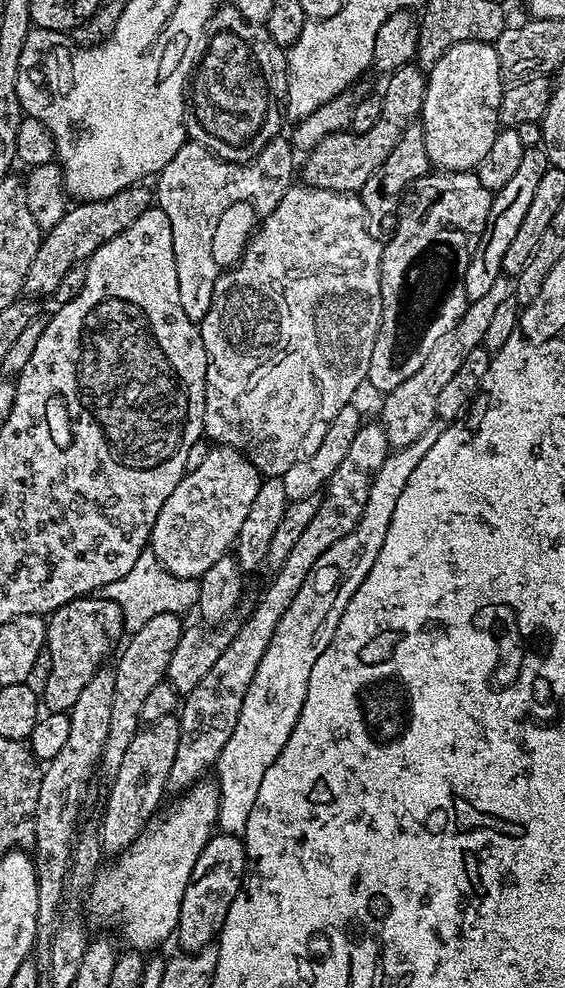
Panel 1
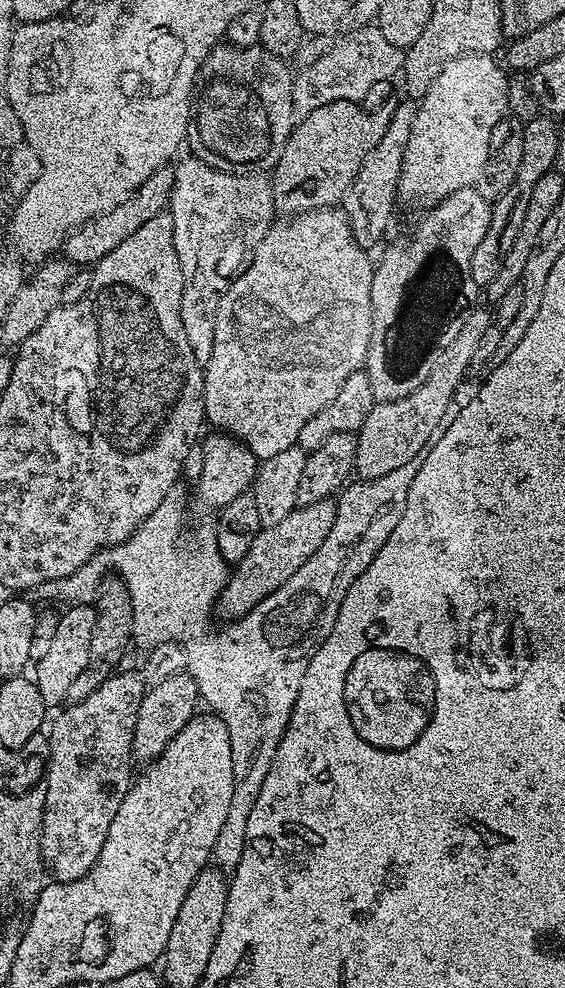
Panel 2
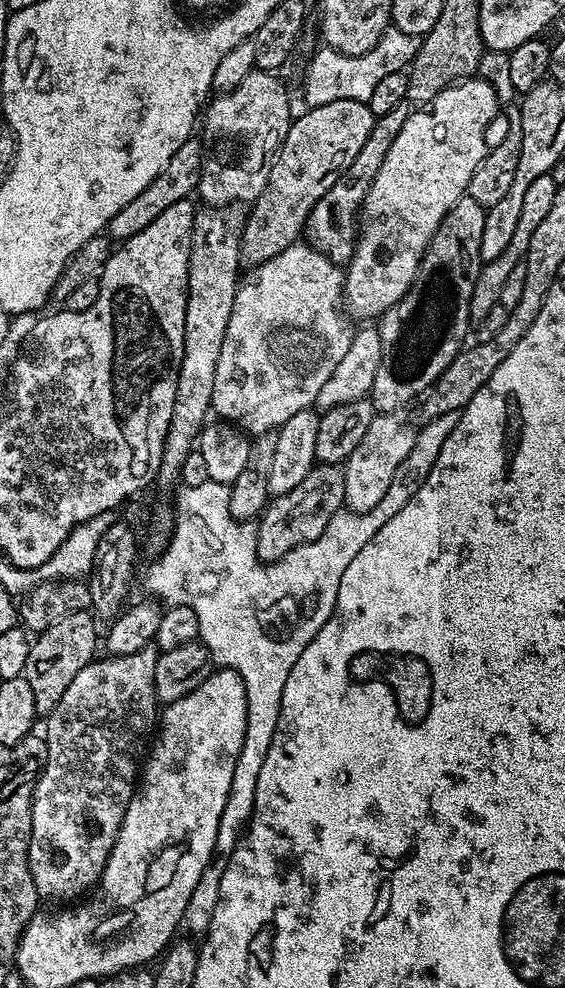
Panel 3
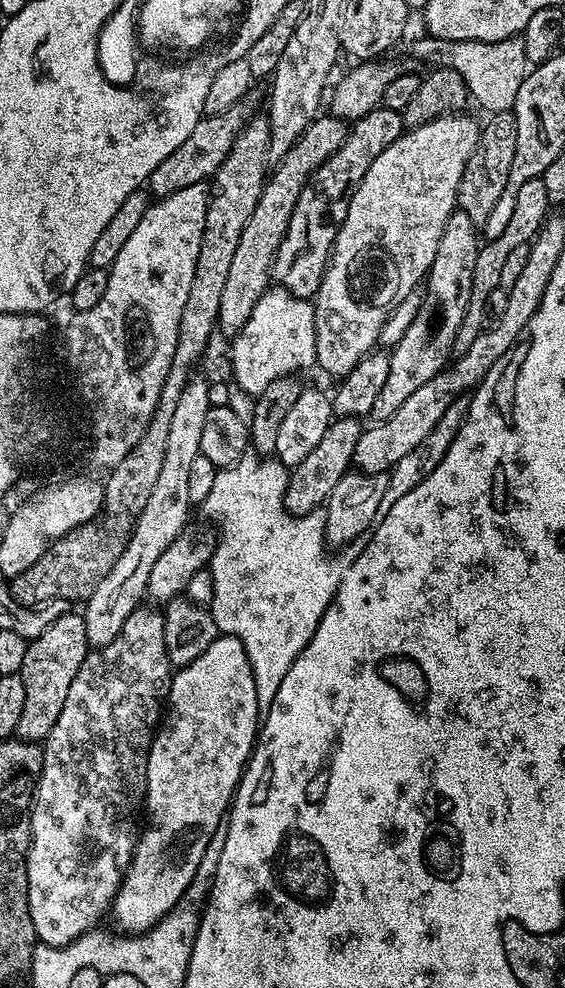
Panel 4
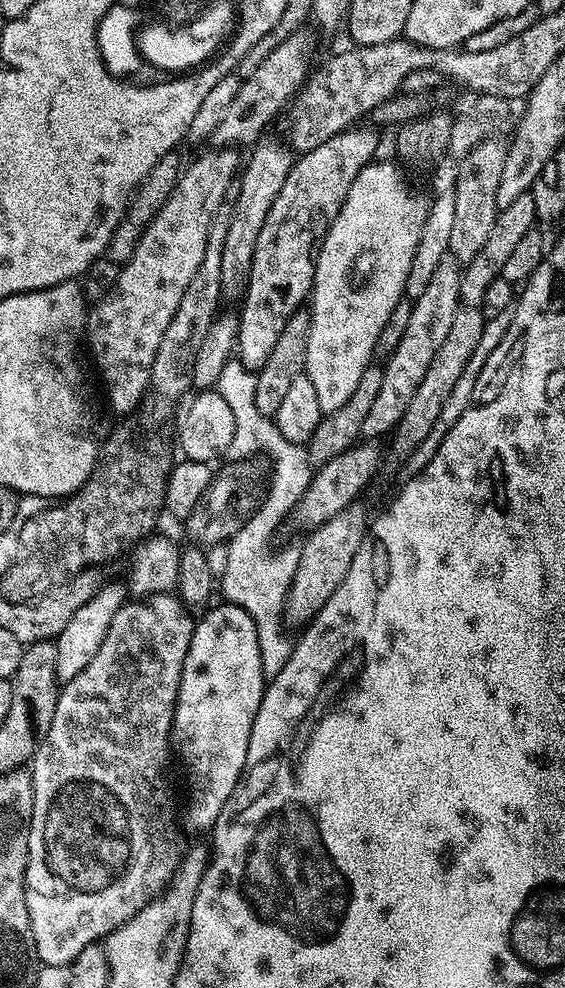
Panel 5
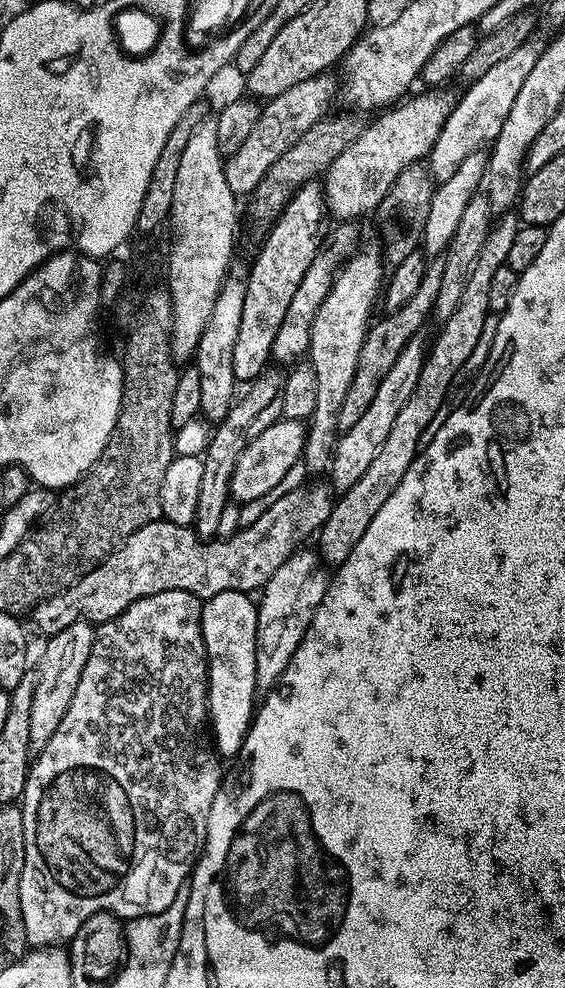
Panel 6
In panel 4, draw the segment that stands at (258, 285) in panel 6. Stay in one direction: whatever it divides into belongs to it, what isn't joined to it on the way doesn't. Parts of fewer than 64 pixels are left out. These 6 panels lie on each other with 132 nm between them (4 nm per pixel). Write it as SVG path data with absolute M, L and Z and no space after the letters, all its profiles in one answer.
M383 106L373 108L349 127L342 146L334 155L328 156L322 166L318 166L302 194L298 194L298 202L294 202L294 214L290 214L282 246L278 246L272 263L271 279L279 287L295 296L315 297L354 190L362 182L366 170L370 170L370 162L374 162L374 158L378 158L378 154L382 154L382 150L386 150L386 146L394 143L405 131L403 115Z

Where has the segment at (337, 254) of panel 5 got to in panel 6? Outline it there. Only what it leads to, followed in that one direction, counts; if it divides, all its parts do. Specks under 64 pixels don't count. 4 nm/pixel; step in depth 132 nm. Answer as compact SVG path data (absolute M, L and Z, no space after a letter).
M357 251L336 273L330 294L326 294L326 302L318 306L306 353L314 366L314 374L318 374L318 398L314 401L314 414L306 428L302 457L303 467L312 472L327 473L332 463L332 450L338 439L338 414L342 402L346 402L346 390L350 390L350 382L354 382L358 354L373 319L372 307L375 304L377 307L381 299L385 276L385 265L377 253L375 256L372 252Z

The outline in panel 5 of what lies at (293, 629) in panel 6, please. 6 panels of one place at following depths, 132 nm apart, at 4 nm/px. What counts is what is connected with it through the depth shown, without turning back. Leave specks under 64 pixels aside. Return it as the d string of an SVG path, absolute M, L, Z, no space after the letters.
M363 503L352 504L346 510L334 514L326 522L311 529L307 533L308 541L299 545L300 557L294 572L292 585L288 589L286 612L296 620L311 621L322 606L338 590L342 578L346 578L346 570L350 570L350 562L354 562L354 554L362 546L370 523L370 516L364 513Z

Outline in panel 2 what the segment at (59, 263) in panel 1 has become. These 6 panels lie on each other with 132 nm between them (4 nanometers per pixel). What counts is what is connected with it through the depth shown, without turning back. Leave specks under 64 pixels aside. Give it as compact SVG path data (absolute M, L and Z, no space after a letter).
M168 166L154 170L154 174L150 174L150 178L146 178L146 182L142 182L142 186L138 186L138 190L134 190L134 194L126 198L126 202L114 206L114 210L106 214L90 218L81 228L74 229L64 239L63 259L69 260L74 266L95 266L99 260L106 258L106 254L110 254L110 250L122 246L122 242L126 242L130 234L136 233L141 226L146 226L146 222L150 222L150 218L154 218L169 207L174 186L172 171L173 169Z

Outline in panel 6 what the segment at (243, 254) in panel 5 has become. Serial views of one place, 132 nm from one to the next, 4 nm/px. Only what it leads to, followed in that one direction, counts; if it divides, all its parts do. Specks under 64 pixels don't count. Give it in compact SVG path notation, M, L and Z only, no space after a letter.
M236 270L229 271L224 278L223 286L218 290L218 298L214 298L214 308L210 310L210 318L206 318L202 338L196 347L194 366L202 378L200 411L212 422L219 422L226 418L226 414L234 403L234 397L237 395L234 342L238 342L238 329L242 326L242 305L246 302L247 285L247 279L241 273L239 276Z

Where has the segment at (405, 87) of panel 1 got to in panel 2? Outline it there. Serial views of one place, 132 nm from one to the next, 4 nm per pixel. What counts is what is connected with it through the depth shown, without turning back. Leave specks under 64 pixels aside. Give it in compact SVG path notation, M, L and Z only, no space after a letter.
M334 101L319 106L299 121L270 173L277 213L311 212L313 208L339 205L348 187L356 181L366 154L370 154L382 134L386 134L395 109L396 104L392 102L369 110L354 101Z

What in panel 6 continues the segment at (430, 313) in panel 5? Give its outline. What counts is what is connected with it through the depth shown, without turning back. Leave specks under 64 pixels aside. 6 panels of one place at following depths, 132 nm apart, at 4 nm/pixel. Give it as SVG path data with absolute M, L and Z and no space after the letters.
M416 335L406 346L402 346L402 354L398 354L398 359L394 361L394 366L390 366L386 378L382 378L382 386L378 386L378 394L374 394L374 402L366 406L366 414L350 426L350 430L340 432L336 446L332 450L332 463L330 465L330 484L337 493L350 490L362 474L366 474L370 462L374 462L374 454L382 450L382 442L386 442L386 434L394 427L394 421L398 419L398 410L406 406L410 399L410 394L414 394L414 386L418 386L418 374L422 374L424 357L427 356L429 345L424 344L423 335Z

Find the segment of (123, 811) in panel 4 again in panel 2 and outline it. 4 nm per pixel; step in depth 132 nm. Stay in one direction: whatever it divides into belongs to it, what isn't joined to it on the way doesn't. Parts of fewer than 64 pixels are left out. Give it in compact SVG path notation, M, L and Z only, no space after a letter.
M120 672L109 680L108 677L101 679L100 685L90 694L86 694L86 698L69 703L59 713L61 716L57 718L52 732L50 731L48 789L40 831L40 849L45 865L51 871L52 868L56 871L57 881L82 878L94 866L98 854L102 854L106 830L110 830L110 822L114 822L114 814L118 814L118 806L122 806L122 798L128 793L134 779L134 722L138 722L138 706L145 691L146 685L137 673L135 676L132 672Z

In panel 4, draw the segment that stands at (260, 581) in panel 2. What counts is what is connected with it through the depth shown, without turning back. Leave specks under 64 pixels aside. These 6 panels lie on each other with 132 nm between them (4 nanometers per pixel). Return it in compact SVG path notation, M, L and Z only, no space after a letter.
M341 416L333 419L332 425L322 434L322 442L302 458L302 462L288 478L288 489L284 495L284 510L291 516L305 516L321 507L328 495L343 480L344 475L353 467L354 450L358 446L358 438L362 424L355 416Z

